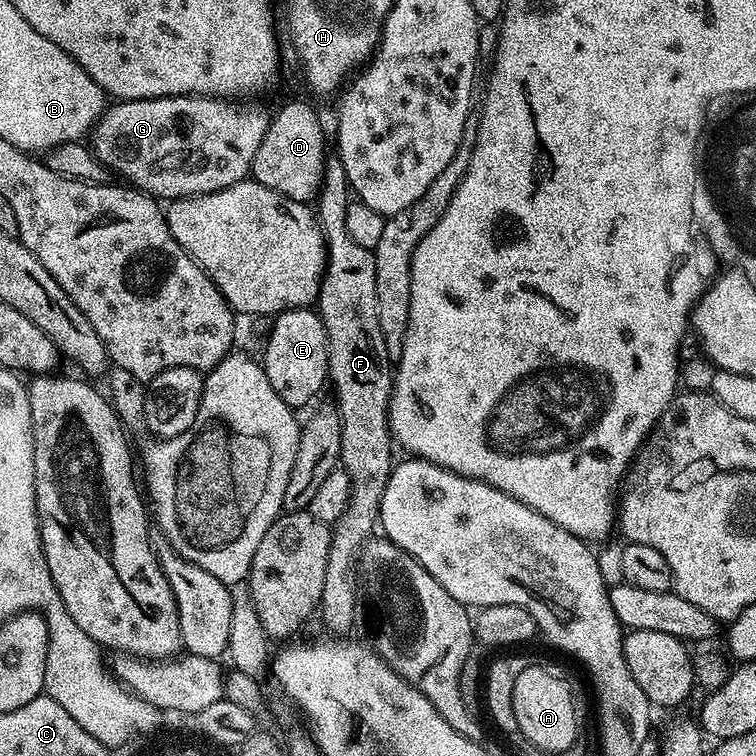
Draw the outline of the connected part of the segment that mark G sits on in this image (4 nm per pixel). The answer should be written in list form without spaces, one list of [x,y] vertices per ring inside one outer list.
[[[194,95],[122,100],[113,103],[113,108],[112,105],[105,107],[100,121],[90,133],[90,149],[107,169],[115,175],[117,172],[125,176],[131,187],[161,201],[217,192],[240,183],[251,173],[254,154],[258,154],[258,146],[262,146],[262,138],[268,129],[270,112],[260,104],[248,103],[252,102]]]

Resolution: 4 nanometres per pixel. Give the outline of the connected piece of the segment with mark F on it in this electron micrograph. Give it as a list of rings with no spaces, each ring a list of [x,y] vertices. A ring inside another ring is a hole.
[[[332,154],[324,161],[324,177],[320,182],[320,192],[314,201],[316,223],[324,235],[324,277],[320,279],[320,295],[318,311],[320,320],[326,330],[328,339],[328,374],[330,384],[336,387],[336,404],[341,426],[341,448],[339,463],[349,478],[352,479],[352,493],[348,499],[346,510],[337,518],[333,525],[330,554],[327,558],[326,578],[324,579],[323,598],[320,603],[320,615],[325,626],[336,636],[347,635],[351,627],[355,627],[357,582],[359,567],[356,558],[363,551],[369,539],[362,534],[362,524],[377,527],[380,519],[380,503],[386,490],[388,475],[393,470],[392,448],[394,437],[388,427],[388,403],[392,397],[392,381],[394,364],[388,355],[388,347],[382,334],[382,326],[378,322],[378,298],[376,297],[376,258],[371,248],[358,246],[350,233],[346,231],[346,210],[350,203],[348,175],[342,166],[339,155]]]

